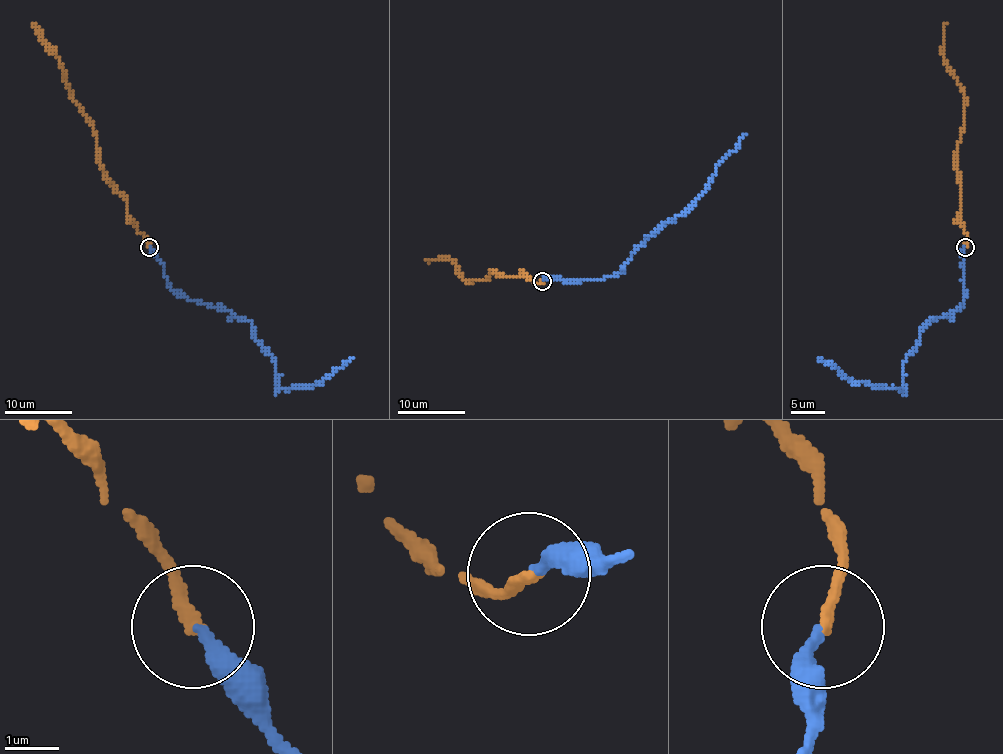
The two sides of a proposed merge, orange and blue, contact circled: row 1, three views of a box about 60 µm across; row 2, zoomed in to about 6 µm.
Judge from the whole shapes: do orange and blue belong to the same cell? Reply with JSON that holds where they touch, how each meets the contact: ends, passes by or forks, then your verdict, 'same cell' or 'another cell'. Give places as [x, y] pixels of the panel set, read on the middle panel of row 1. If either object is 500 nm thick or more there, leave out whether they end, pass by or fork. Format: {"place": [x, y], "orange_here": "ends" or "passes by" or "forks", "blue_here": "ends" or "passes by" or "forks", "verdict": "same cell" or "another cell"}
{"place": [542, 281], "orange_here": "ends", "blue_here": "ends", "verdict": "another cell"}

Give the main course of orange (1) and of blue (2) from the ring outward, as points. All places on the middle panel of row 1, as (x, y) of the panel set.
1: (542, 281), (539, 284), (526, 275), (504, 277), (492, 270), (483, 281), (466, 281), (451, 260), (426, 260)
2: (542, 281), (578, 282), (615, 277), (647, 235), (681, 215), (701, 194), (715, 169), (747, 135)

